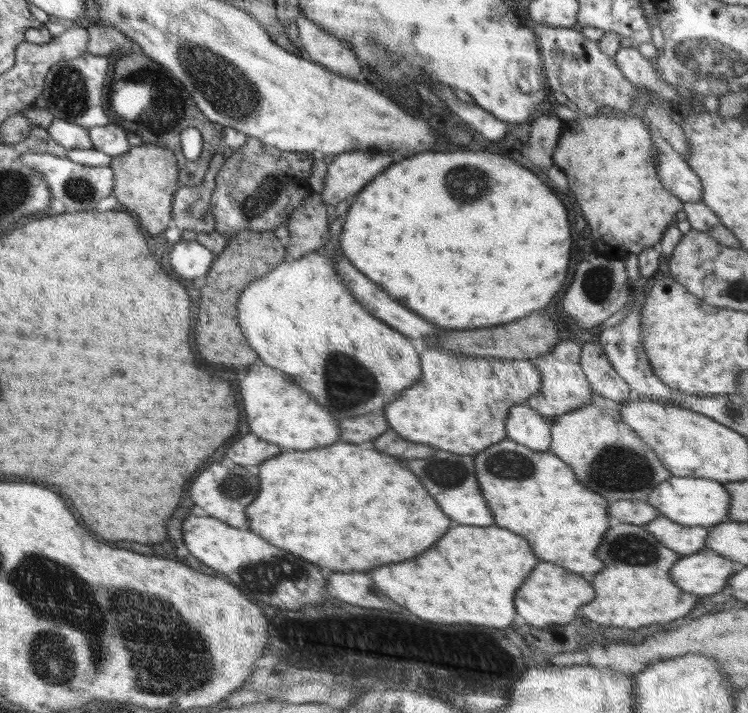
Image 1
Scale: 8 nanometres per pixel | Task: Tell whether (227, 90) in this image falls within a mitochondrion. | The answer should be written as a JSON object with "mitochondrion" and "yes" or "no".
{"mitochondrion":"yes"}

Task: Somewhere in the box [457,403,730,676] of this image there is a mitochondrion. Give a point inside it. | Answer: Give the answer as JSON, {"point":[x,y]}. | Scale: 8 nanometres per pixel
{"point":[617,468]}

